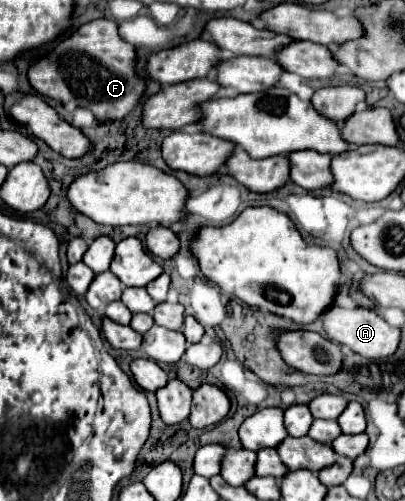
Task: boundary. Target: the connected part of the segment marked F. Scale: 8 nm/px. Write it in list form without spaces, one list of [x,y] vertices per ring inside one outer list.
[[[95,19],[57,43],[57,51],[31,63],[27,77],[35,91],[61,103],[75,101],[87,107],[99,121],[123,119],[145,91],[145,81],[133,71],[135,47],[123,41],[113,19]]]

